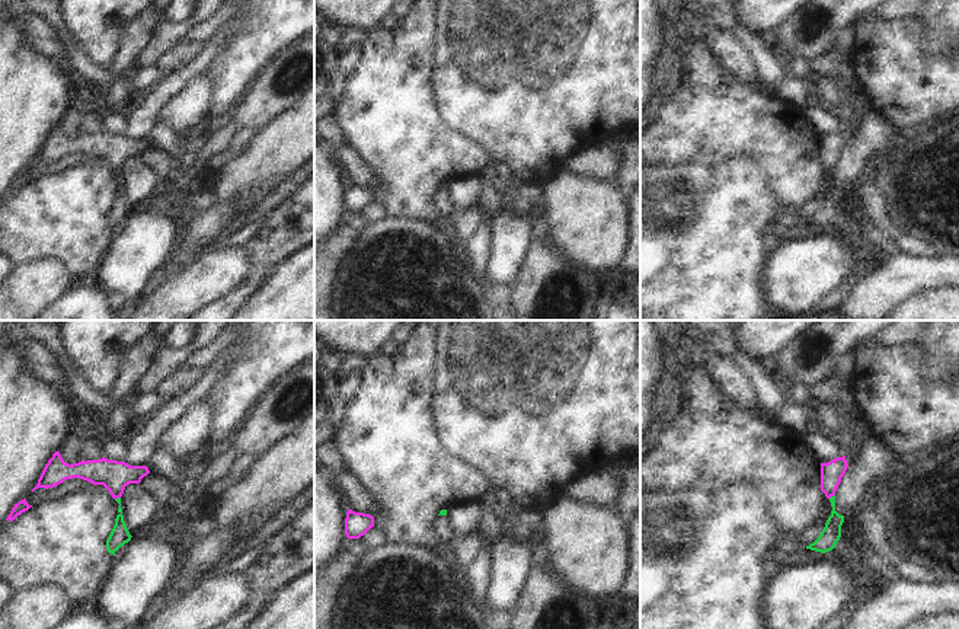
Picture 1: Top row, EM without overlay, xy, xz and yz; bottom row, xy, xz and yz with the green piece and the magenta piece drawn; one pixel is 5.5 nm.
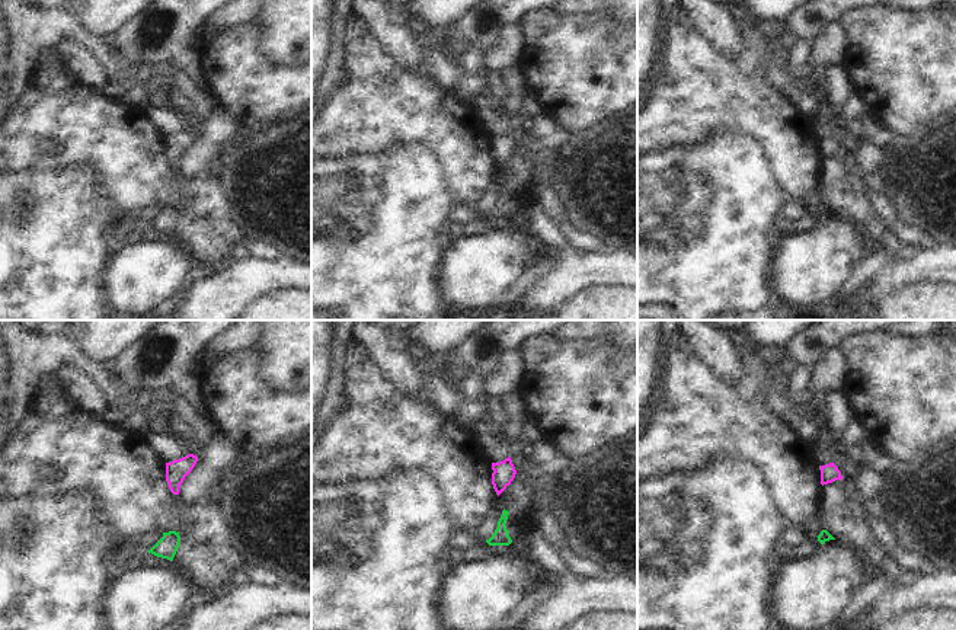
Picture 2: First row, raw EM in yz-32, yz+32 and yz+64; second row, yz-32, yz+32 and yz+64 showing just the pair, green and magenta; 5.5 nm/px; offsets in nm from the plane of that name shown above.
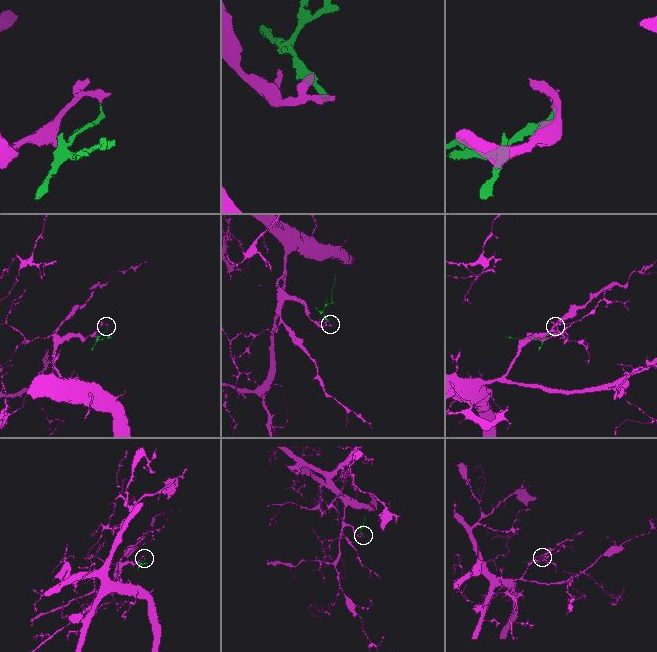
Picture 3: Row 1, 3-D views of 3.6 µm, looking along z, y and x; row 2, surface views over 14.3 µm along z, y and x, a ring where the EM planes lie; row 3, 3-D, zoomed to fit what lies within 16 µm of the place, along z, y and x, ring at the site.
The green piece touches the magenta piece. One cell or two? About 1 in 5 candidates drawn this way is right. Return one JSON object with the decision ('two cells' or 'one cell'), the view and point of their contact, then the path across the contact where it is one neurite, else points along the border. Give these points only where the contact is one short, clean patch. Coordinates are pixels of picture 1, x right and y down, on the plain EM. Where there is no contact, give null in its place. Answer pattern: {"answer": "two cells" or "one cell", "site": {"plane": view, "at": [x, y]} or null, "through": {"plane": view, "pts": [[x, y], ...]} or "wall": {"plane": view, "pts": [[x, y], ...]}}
{"answer": "two cells", "site": {"plane": "yz", "at": [831, 171]}, "wall": {"plane": "yz", "pts": [[834, 168], [828, 172]]}}

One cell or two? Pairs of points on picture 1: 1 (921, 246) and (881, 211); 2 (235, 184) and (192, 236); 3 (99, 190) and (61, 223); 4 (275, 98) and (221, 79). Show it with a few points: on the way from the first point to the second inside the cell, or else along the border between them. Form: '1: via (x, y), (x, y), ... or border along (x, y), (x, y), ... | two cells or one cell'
1: via (910, 245), (885, 223) | one cell
2: border along (217, 201), (236, 201), (236, 216) | two cells
3: via (90, 194), (70, 214) | one cell
4: border along (268, 60), (229, 112) | two cells

